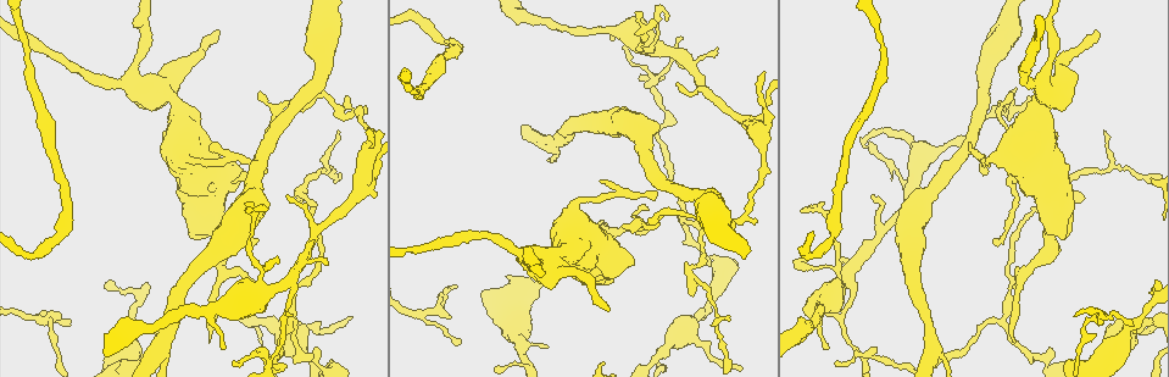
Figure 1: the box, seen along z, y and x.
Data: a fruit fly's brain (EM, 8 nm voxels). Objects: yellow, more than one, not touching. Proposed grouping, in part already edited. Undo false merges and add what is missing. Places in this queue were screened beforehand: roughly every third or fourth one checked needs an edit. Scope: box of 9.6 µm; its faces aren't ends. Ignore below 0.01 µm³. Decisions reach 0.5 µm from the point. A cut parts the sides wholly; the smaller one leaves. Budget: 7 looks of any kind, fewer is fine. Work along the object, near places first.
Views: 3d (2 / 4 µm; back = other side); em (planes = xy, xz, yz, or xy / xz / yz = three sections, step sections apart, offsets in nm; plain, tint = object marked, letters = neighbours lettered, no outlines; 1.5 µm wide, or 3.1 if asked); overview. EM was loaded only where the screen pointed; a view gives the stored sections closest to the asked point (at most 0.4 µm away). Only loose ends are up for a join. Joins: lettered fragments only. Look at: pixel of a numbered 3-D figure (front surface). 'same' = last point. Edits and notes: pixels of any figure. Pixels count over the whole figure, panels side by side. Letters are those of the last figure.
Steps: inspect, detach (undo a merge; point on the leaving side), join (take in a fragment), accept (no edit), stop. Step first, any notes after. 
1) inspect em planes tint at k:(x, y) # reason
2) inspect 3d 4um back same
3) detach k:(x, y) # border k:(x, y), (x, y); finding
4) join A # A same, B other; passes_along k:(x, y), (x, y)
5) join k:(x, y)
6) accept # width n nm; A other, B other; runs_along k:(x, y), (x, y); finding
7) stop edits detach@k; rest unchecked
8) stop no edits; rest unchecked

inspect em xz step 4 tint at 1:(239, 182) # closes a loop

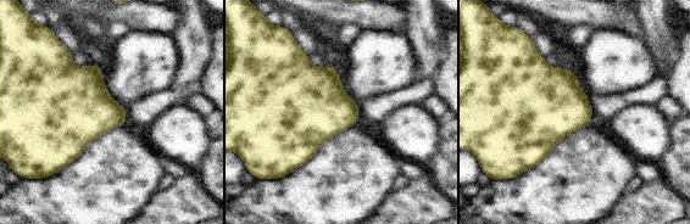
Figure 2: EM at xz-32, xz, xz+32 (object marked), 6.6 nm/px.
inspect em planes tint same

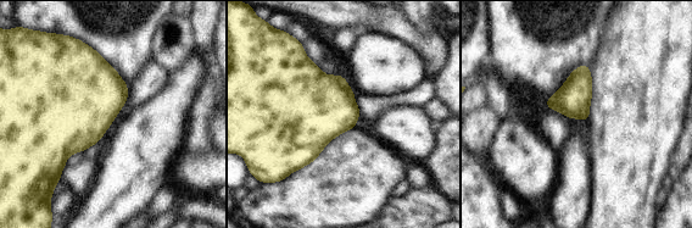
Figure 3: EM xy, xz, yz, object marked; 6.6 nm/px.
inspect em planes letters same # see the neighbours

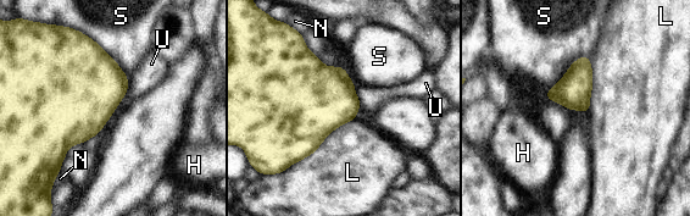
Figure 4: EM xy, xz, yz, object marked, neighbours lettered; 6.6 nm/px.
accept # longest_contact L 550 nm; H other, L other, N other, S other, U other; border 4:(354, 118), (287, 169); one neuron here

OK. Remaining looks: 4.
inspect em xy step 8 letters at 1:(364, 124) # thin neck

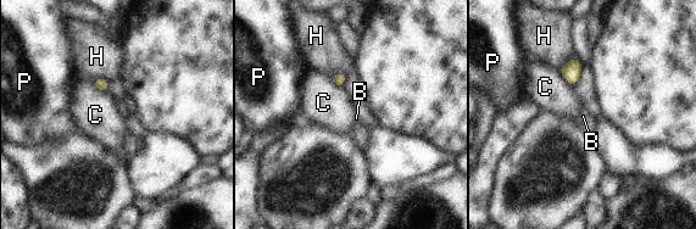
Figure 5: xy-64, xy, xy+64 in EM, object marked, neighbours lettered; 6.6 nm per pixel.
inspect em yz step 8 letters same

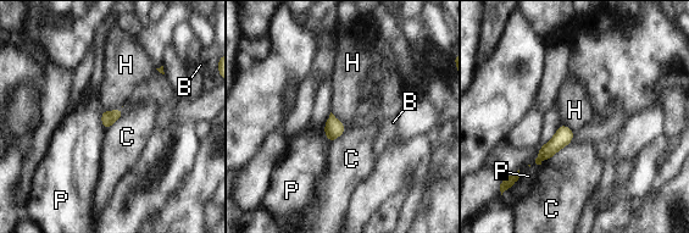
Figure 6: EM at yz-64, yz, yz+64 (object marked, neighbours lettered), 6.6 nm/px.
accept # longest_contact C 220 nm; B other, C other, H other, P other; border 6:(122, 105), (110, 111), (104, 110); one neuron here

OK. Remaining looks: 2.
stop no edits; rest unchecked

